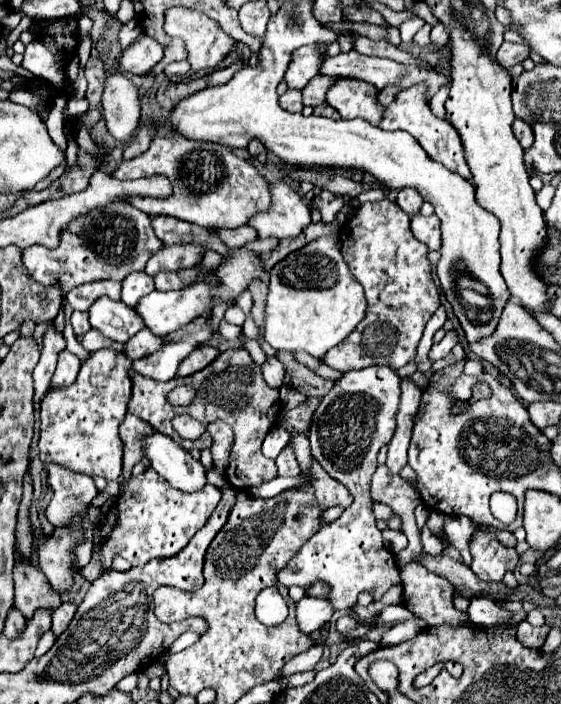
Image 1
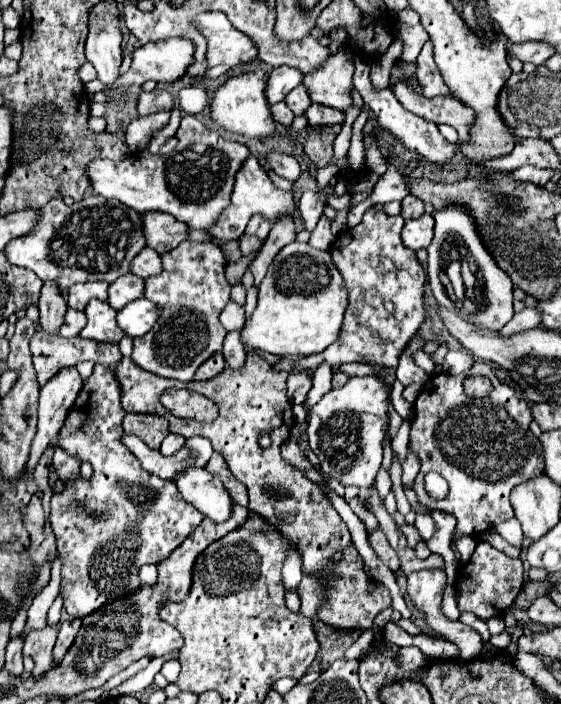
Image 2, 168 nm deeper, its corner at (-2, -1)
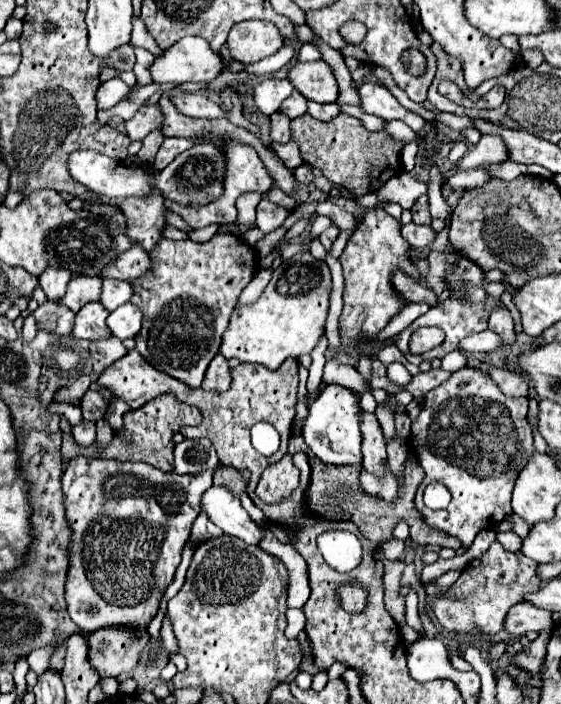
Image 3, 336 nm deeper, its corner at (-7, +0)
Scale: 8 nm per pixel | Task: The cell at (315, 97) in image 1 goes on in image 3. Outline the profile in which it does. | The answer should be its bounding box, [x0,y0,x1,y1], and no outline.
[280,91,308,119]

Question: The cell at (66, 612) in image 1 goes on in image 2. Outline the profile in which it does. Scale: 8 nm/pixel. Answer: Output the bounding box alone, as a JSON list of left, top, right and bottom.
[53,620,81,664]

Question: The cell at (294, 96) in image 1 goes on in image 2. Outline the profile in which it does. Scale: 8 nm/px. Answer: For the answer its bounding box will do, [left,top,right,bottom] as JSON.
[271,102,295,128]

